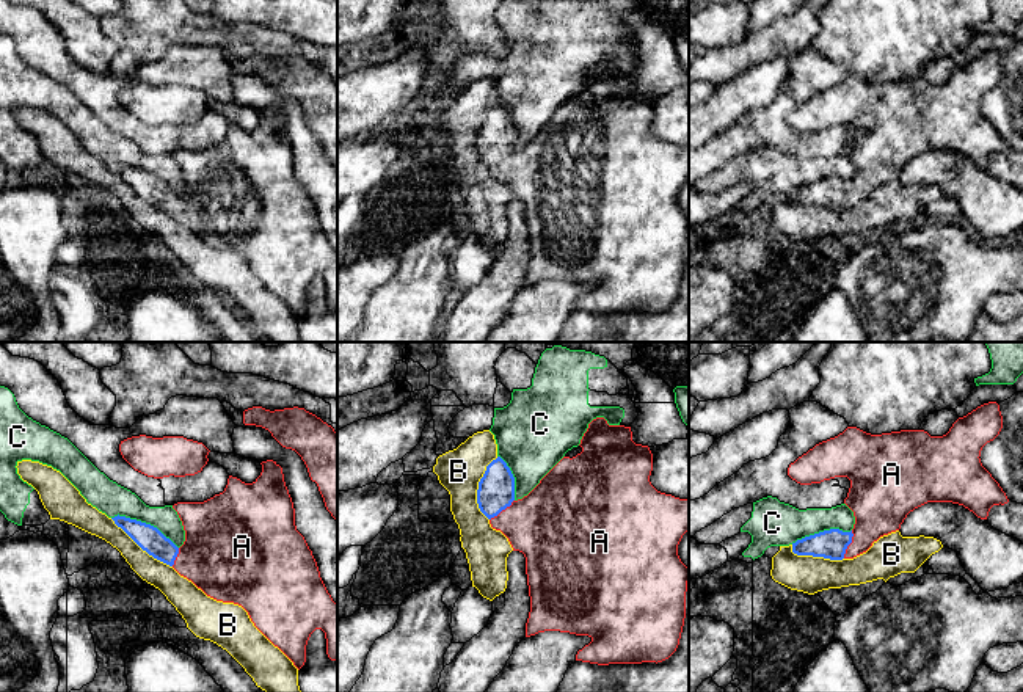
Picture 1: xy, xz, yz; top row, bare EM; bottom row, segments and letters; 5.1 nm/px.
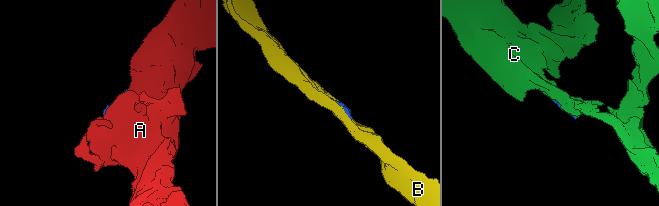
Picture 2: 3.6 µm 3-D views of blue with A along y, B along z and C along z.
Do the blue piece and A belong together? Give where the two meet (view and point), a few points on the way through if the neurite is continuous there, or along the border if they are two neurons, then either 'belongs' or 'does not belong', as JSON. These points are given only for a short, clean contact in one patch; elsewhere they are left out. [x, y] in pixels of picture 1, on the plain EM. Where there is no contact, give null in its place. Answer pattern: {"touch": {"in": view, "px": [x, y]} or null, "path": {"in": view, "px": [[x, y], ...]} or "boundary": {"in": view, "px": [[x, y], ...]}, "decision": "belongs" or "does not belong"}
{"touch": {"in": "yz", "px": [849, 192]}, "decision": "belongs"}

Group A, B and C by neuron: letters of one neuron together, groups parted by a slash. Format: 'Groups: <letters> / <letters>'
Groups: A / B / C

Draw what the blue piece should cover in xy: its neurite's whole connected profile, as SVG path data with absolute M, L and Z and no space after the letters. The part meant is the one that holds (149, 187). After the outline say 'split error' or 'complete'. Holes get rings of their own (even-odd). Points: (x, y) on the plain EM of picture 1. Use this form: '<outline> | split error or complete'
M119 163L111 168L149 204L169 215L174 213L179 196L157 176Z | complete

